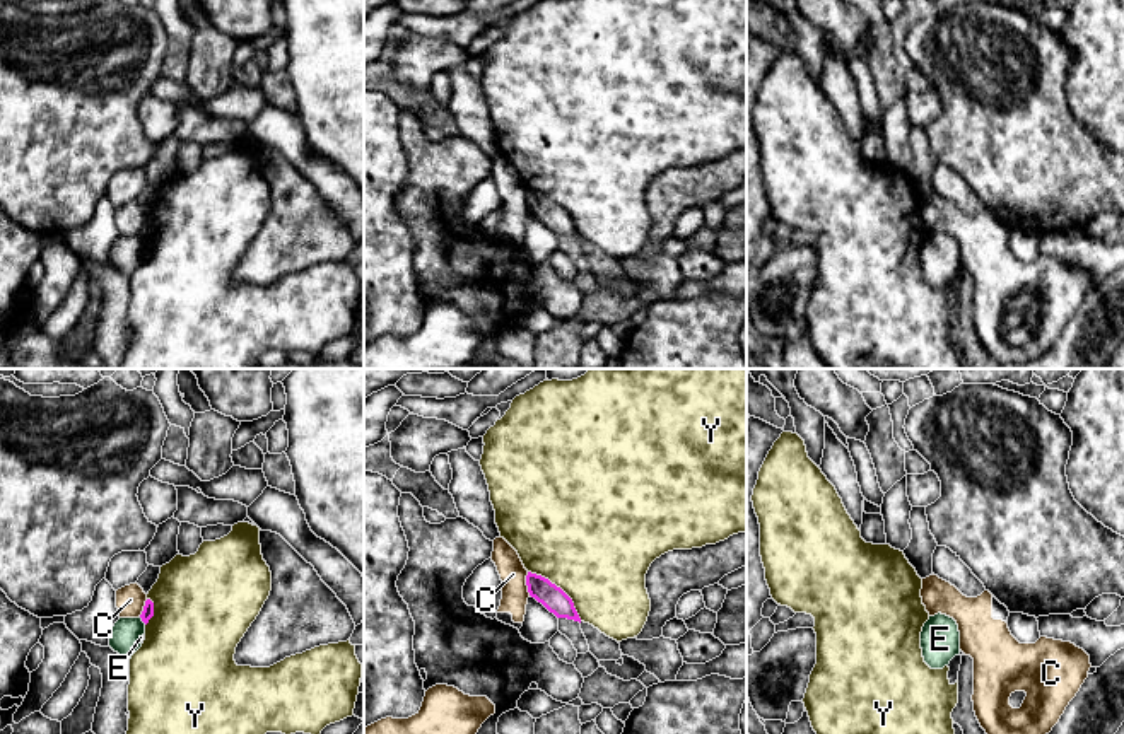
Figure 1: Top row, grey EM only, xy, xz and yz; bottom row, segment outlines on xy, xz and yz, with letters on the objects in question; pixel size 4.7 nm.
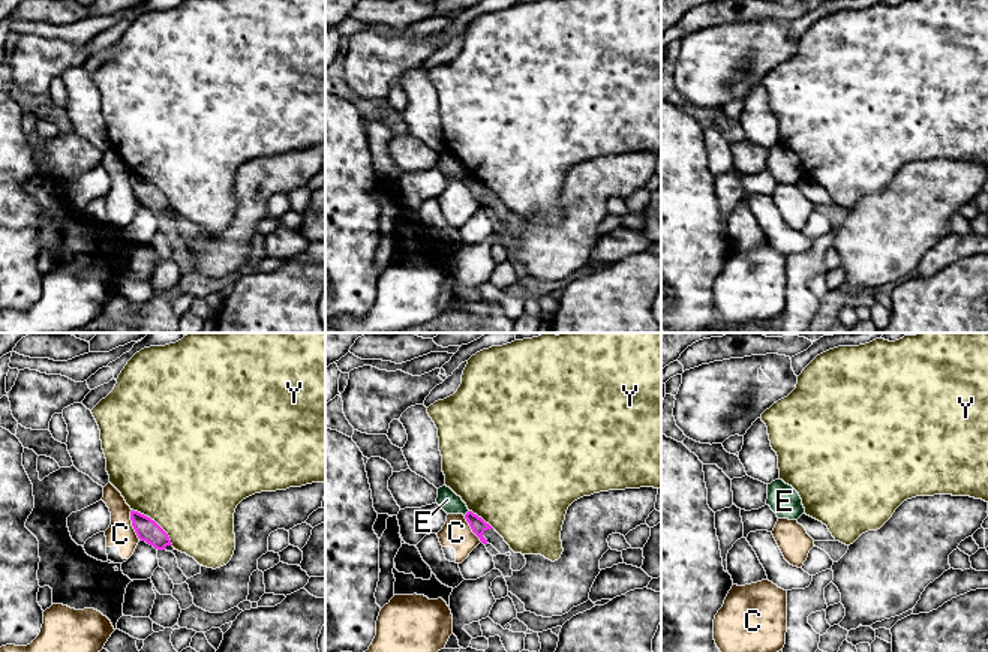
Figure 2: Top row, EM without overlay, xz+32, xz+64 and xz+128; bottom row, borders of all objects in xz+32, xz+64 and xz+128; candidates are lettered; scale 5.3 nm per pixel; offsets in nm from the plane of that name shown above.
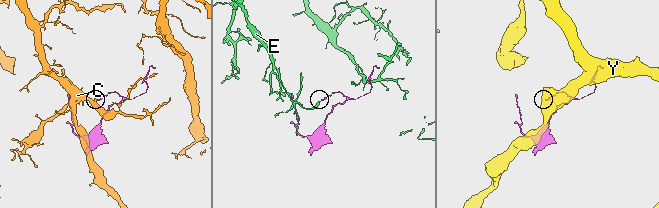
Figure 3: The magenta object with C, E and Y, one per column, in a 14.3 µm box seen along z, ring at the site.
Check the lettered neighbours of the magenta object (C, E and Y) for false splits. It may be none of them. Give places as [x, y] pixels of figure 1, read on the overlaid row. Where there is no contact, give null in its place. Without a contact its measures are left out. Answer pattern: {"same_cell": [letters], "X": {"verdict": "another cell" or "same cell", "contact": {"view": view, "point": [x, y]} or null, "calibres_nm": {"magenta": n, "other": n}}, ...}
{"same_cell": [], "C": {"verdict": "another cell", "contact": {"view": "xz", "point": [526, 584]}, "calibres_nm": {"magenta": 110, "other": 130}}, "E": {"verdict": "another cell", "contact": {"view": "xy", "point": [142, 620]}, "calibres_nm": {"magenta": 60, "other": 150}}, "Y": {"verdict": "another cell", "contact": {"view": "xz", "point": [561, 589]}, "calibres_nm": {"magenta": 110, "other": 500}}}

